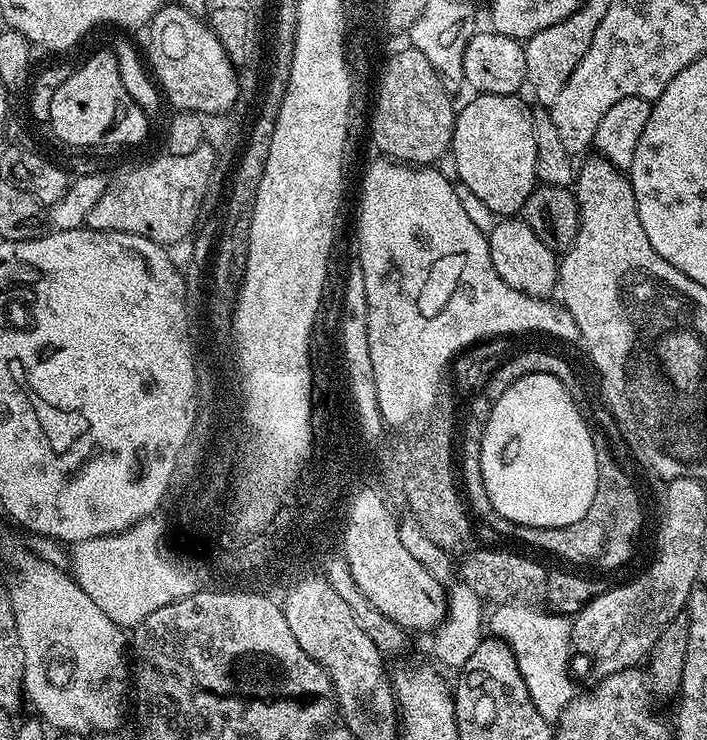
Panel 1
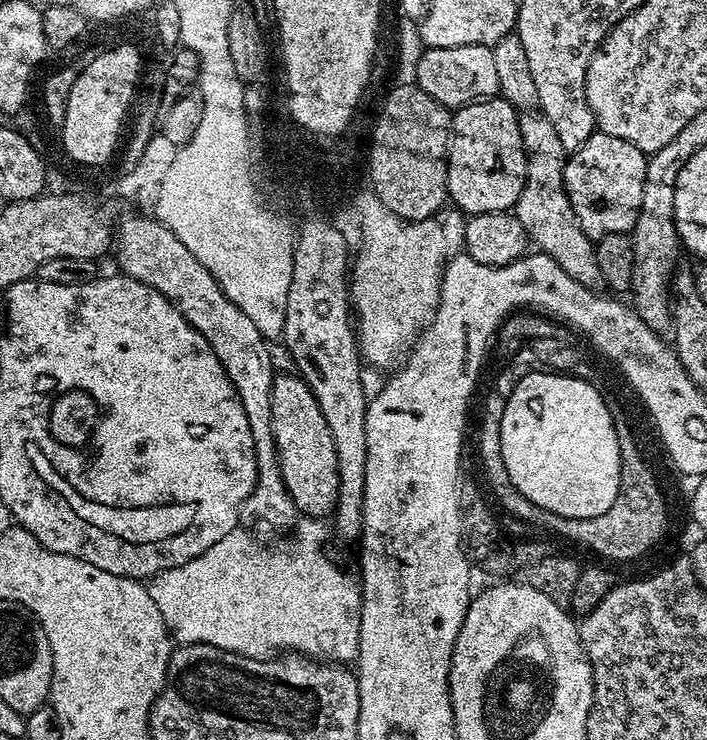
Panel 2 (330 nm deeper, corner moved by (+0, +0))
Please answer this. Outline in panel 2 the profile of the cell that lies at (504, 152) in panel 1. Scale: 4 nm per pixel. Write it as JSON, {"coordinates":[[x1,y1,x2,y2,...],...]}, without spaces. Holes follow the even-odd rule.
{"coordinates":[[501,98,479,100,451,113,452,130,448,142,448,200,461,213,477,216,487,212,515,209,526,182,526,154,522,150,522,134,518,109]]}

